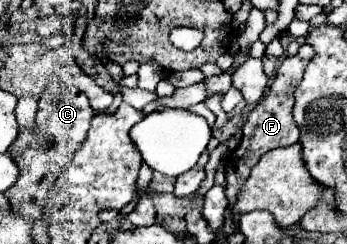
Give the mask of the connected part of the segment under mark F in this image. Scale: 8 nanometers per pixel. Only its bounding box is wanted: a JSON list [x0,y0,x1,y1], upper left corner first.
[224,44,314,202]

